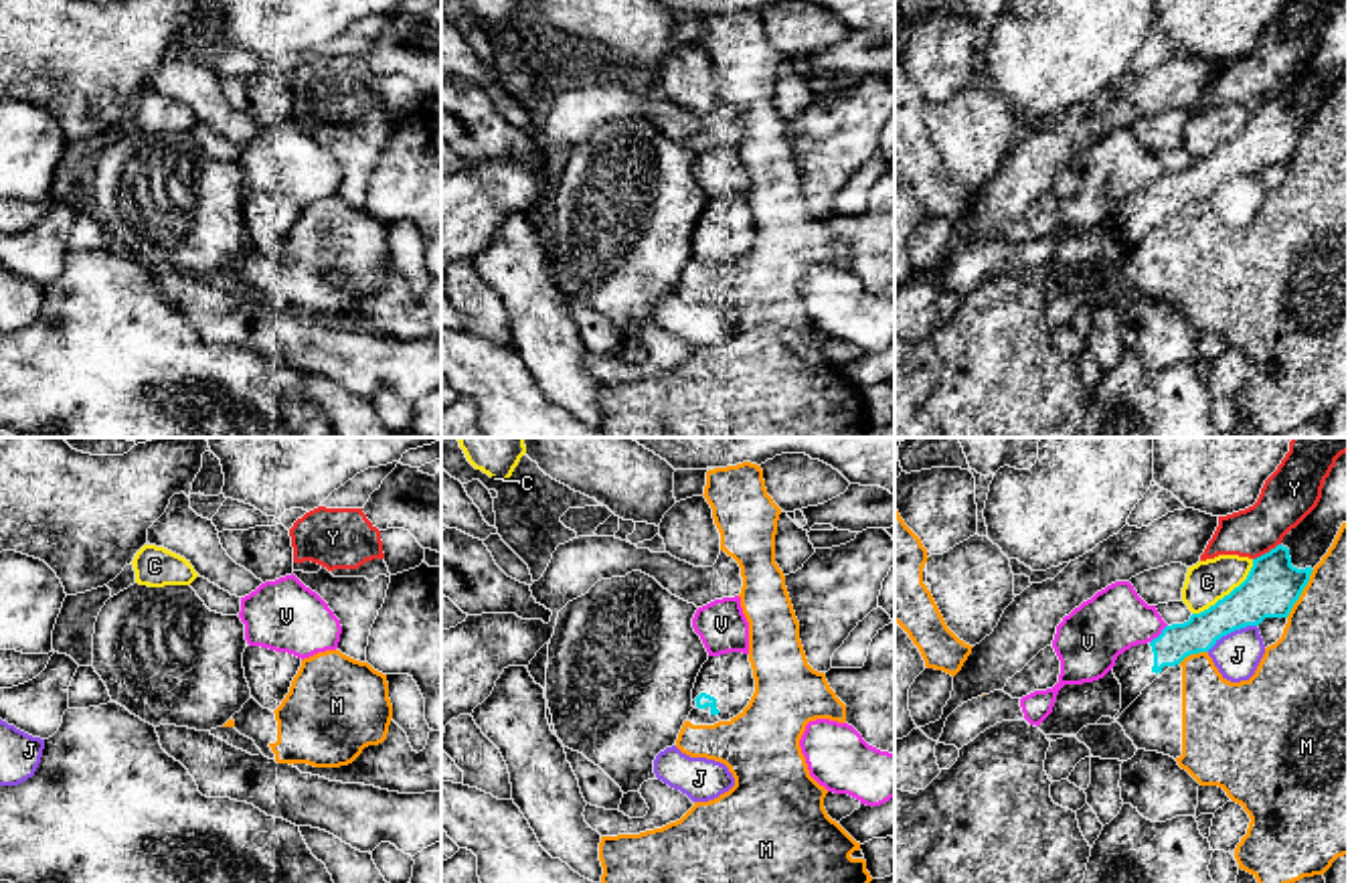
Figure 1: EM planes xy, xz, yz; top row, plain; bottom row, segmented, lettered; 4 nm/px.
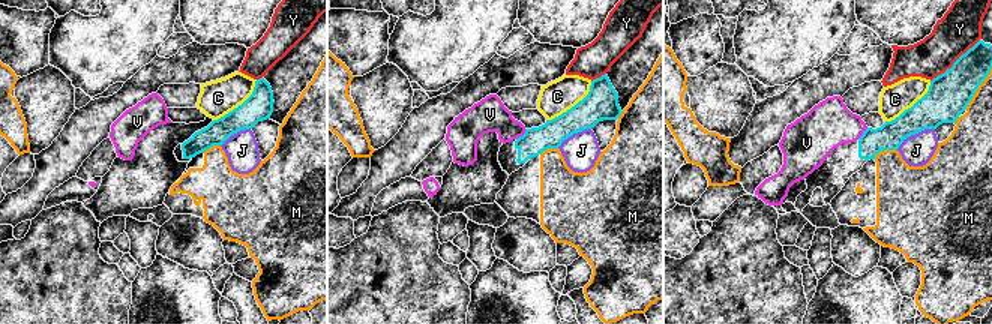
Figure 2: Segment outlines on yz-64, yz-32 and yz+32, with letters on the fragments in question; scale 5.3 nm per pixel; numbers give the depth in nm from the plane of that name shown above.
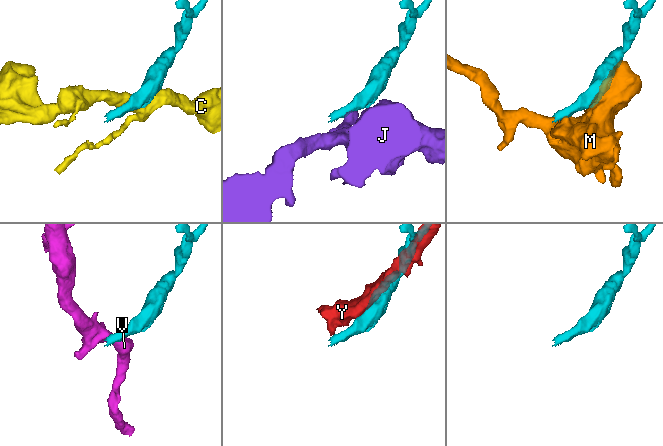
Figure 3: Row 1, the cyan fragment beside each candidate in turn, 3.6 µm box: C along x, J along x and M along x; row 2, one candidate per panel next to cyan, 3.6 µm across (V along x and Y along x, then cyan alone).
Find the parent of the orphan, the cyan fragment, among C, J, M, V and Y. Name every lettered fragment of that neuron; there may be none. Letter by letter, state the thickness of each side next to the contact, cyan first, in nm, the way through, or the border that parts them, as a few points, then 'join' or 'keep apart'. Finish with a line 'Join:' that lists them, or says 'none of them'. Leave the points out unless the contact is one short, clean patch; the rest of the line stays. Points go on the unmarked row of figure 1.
C: 220 nm thick on the cyan side, 170 nm on the other; keep apart
J: 220 nm thick on the cyan side, 190 nm on the other; keep apart
M: 220 nm thick on the cyan side, 480 nm on the other; keep apart
V: 140 nm thick on the cyan side, 260 nm on the other; keep apart
Y: 220 nm thick on the cyan side, 220 nm on the other; keep apart
Join: none of them

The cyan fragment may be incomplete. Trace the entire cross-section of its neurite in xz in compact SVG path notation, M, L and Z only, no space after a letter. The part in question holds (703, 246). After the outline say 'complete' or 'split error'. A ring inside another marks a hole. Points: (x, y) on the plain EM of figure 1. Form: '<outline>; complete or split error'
M749 200L708 203L692 235L692 253L717 261L721 267L731 267L743 259L753 239L755 225Z; split error

